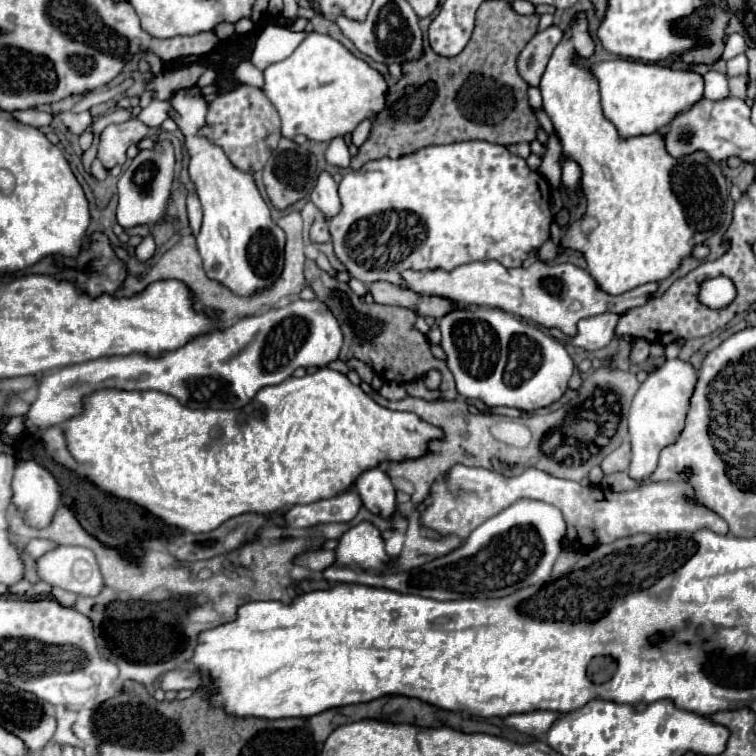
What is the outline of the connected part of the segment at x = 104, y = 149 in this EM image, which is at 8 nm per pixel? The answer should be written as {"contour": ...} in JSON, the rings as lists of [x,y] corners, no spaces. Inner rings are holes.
{"contour":[[[132,117],[132,121],[126,121],[122,125],[108,125],[100,133],[98,159],[106,169],[122,165],[126,161],[126,149],[132,143],[138,143],[142,137],[146,137],[148,131],[150,127],[144,125],[138,117]]]}

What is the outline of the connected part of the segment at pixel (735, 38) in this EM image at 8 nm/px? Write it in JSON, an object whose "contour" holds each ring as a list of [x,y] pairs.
{"contour":[[[734,33],[734,35],[730,35],[730,39],[726,41],[726,47],[724,47],[724,55],[722,55],[722,59],[732,59],[732,57],[736,57],[736,55],[740,55],[740,53],[744,53],[744,49],[746,49],[746,40],[740,33]]]}

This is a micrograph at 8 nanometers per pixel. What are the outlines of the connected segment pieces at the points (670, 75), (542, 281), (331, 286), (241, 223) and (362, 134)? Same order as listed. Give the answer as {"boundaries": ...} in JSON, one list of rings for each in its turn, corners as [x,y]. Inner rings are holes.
{"boundaries":[[[[612,59],[590,65],[590,73],[596,77],[600,87],[604,117],[614,123],[622,139],[656,133],[660,127],[668,125],[668,121],[676,117],[676,113],[682,113],[684,109],[690,109],[696,101],[700,101],[704,91],[700,73],[688,69],[676,71],[658,63]]],[[[474,261],[460,265],[452,271],[432,269],[432,271],[414,271],[406,269],[400,273],[404,287],[414,291],[416,295],[426,297],[442,297],[452,301],[454,305],[478,305],[478,307],[492,307],[504,309],[518,317],[530,319],[546,329],[560,329],[568,335],[576,333],[576,323],[582,317],[594,317],[606,311],[612,313],[626,313],[628,309],[644,305],[658,289],[658,283],[640,285],[620,297],[608,297],[608,293],[600,293],[596,283],[588,273],[572,263],[548,265],[544,261],[536,261],[530,267],[504,267],[498,261]]],[[[306,259],[304,275],[308,281],[308,287],[314,289],[318,299],[328,305],[328,309],[334,313],[334,317],[340,323],[340,329],[344,333],[344,347],[342,347],[342,359],[348,361],[350,357],[362,359],[368,363],[382,379],[394,381],[394,383],[408,383],[412,379],[424,377],[434,365],[442,365],[442,361],[436,361],[428,347],[428,339],[414,329],[416,313],[408,307],[394,307],[394,305],[368,305],[360,297],[354,295],[354,291],[348,287],[348,283],[340,283],[338,279],[324,273],[312,259]]],[[[198,87],[176,93],[170,103],[172,109],[178,111],[178,117],[170,117],[178,123],[186,137],[186,147],[190,155],[188,171],[204,209],[204,219],[200,233],[196,235],[196,245],[202,255],[208,279],[214,279],[220,285],[228,287],[234,295],[244,297],[272,287],[284,269],[286,235],[272,221],[270,209],[262,199],[252,173],[238,171],[228,161],[228,157],[224,157],[224,151],[220,147],[208,145],[208,141],[198,135],[198,129],[204,125],[204,113],[208,111],[208,105],[202,99]]],[[[369,119],[363,120],[357,128],[351,134],[351,142],[356,147],[360,147],[366,139],[368,139],[368,135],[370,133],[372,122]]]]}

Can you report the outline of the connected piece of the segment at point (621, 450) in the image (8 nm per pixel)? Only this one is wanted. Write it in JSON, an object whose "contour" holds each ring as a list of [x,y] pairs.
{"contour":[[[624,441],[620,447],[616,447],[604,461],[602,461],[602,471],[608,473],[618,473],[618,471],[626,471],[628,469],[628,461],[630,461],[630,445],[628,441]]]}

